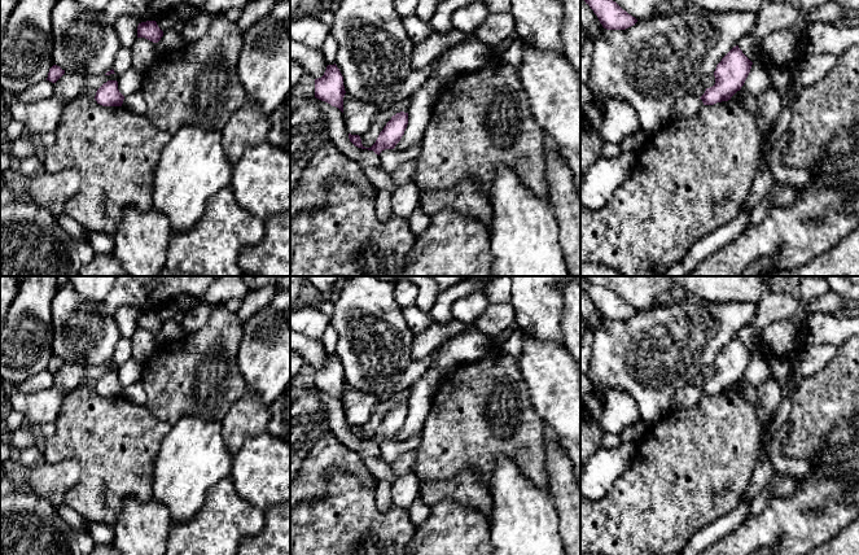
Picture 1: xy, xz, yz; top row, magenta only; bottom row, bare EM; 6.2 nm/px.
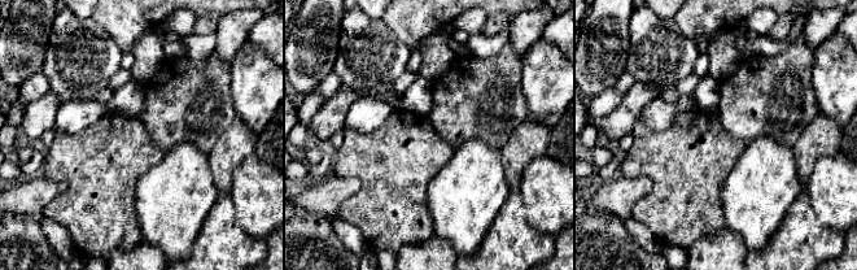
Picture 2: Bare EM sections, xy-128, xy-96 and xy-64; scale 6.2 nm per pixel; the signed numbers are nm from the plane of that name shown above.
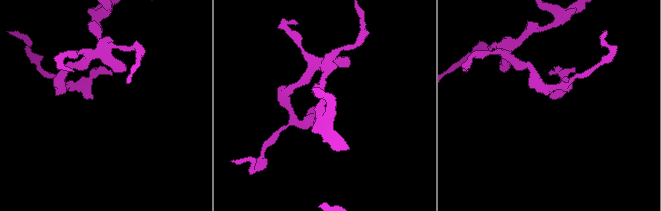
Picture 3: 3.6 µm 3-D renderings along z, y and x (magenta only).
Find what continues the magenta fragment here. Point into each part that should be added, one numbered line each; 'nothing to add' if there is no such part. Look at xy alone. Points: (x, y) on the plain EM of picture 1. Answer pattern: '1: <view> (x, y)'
nothing to add

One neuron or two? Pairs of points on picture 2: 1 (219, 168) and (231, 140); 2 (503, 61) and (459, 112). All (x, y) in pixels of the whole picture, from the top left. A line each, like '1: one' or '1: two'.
1: one
2: one

